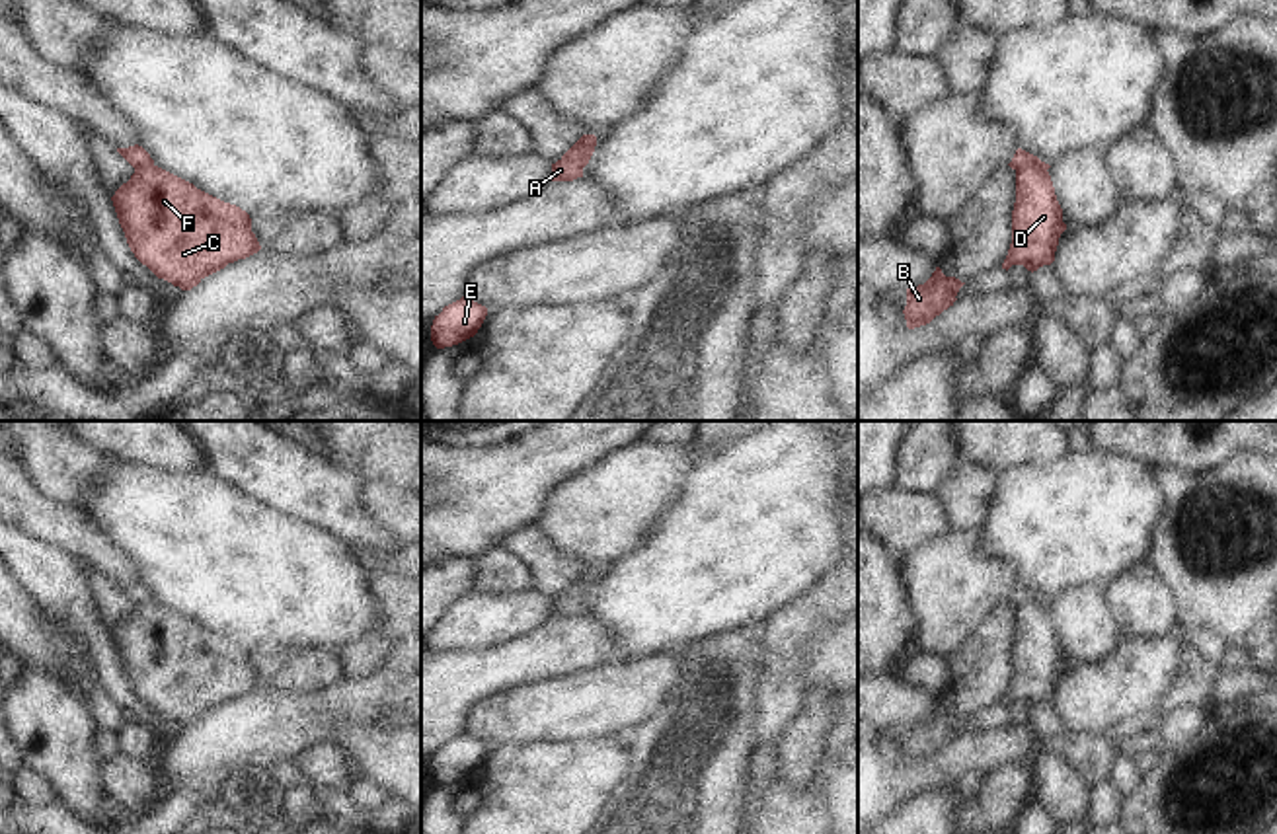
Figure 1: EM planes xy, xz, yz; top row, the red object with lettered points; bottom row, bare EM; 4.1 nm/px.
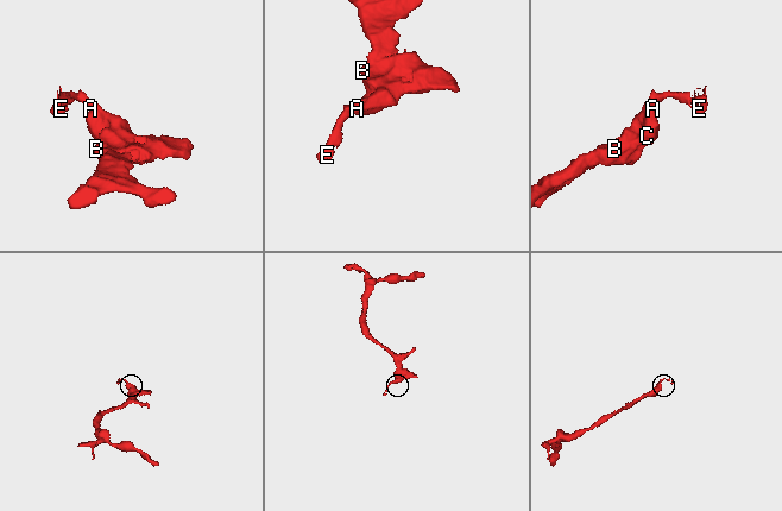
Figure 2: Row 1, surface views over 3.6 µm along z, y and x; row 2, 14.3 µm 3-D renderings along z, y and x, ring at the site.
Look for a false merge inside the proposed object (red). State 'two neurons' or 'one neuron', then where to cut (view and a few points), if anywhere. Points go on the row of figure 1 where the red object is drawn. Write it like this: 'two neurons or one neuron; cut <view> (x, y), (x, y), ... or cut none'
two neurons; cut yz (1045, 168), (1020, 166), (1016, 170)

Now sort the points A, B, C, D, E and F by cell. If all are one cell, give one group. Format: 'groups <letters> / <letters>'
groups A E / B C D F

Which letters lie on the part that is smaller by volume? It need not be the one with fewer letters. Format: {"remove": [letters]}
{"remove": ["A", "E"]}

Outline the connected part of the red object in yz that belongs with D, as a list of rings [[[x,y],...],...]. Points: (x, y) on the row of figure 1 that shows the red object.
[[[1035,166],[1016,170],[1012,244],[1002,269],[1024,265],[1033,273],[1043,265],[1051,265],[1064,230],[1063,208],[1049,171]]]

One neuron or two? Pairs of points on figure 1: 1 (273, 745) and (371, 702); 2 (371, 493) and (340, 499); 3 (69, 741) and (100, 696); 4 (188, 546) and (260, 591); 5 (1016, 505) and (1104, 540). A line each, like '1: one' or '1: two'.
1: one
2: two
3: two
4: one
5: one

